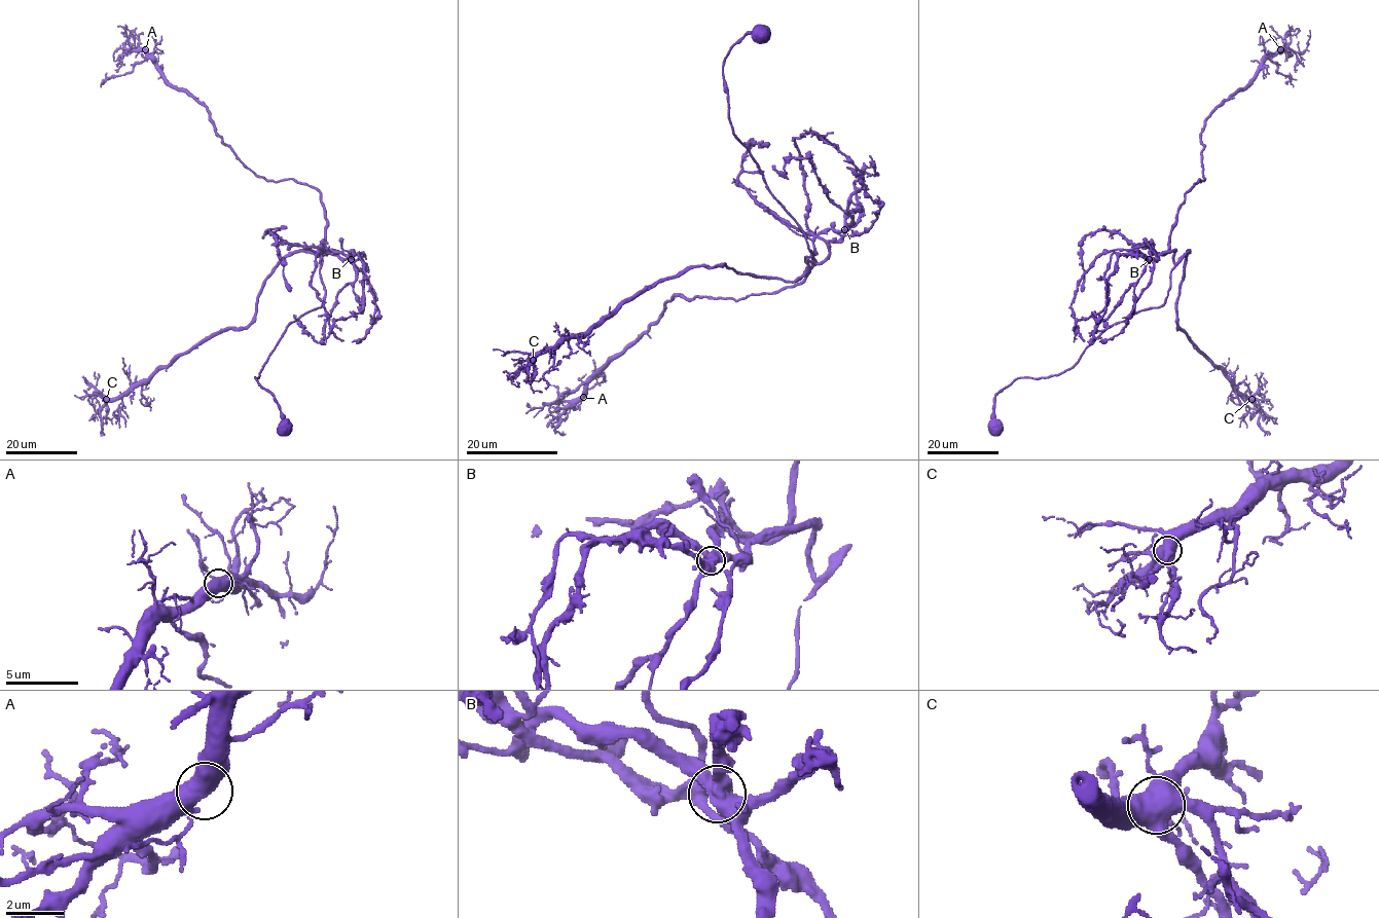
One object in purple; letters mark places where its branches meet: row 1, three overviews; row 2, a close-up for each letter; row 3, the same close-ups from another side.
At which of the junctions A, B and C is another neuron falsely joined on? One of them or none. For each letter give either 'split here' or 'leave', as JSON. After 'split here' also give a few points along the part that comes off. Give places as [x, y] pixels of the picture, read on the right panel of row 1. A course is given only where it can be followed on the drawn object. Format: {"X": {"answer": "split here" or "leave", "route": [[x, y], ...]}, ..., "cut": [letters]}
{"A": {"answer": "leave"}, "B": {"answer": "split here", "route": [[1149, 259], [1152, 250], [1165, 253], [1177, 209], [1204, 180], [1204, 120], [1270, 56], [1305, 49], [1309, 30]]}, "C": {"answer": "leave"}, "cut": ["B"]}

